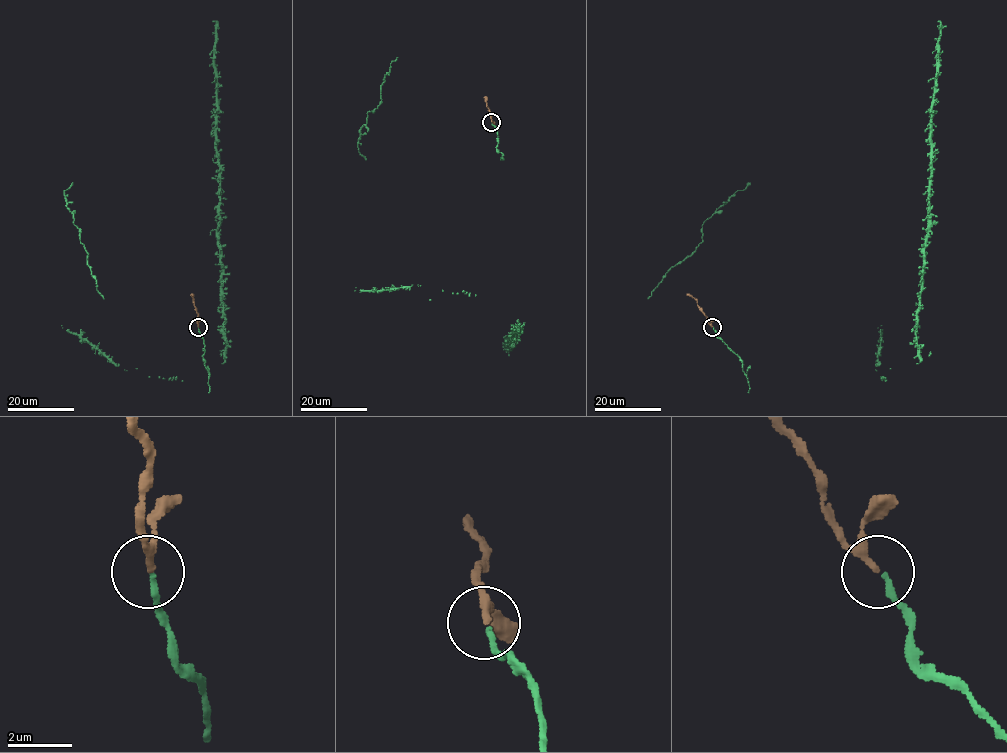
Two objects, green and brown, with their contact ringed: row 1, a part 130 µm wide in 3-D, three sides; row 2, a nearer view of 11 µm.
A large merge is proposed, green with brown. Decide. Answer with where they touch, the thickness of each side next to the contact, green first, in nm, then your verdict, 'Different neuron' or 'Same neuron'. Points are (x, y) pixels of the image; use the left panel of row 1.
Place: (198, 327). Thickness 190 nm (green) against 180 nm. Same neuron

